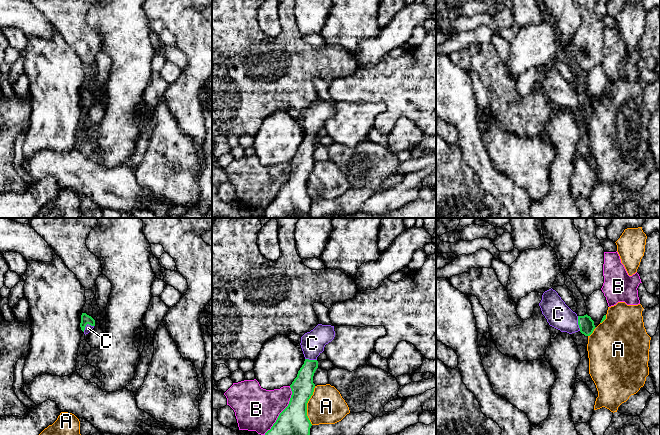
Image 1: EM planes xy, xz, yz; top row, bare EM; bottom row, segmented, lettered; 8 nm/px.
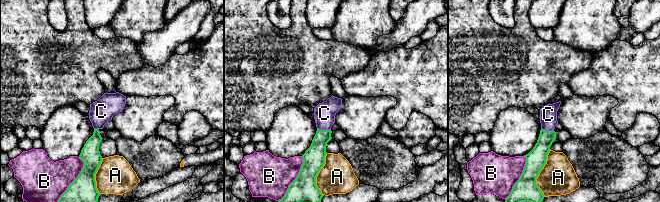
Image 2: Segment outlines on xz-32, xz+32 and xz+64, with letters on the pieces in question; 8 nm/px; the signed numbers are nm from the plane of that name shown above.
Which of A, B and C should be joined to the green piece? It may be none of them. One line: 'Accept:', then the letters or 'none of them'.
Accept: C

